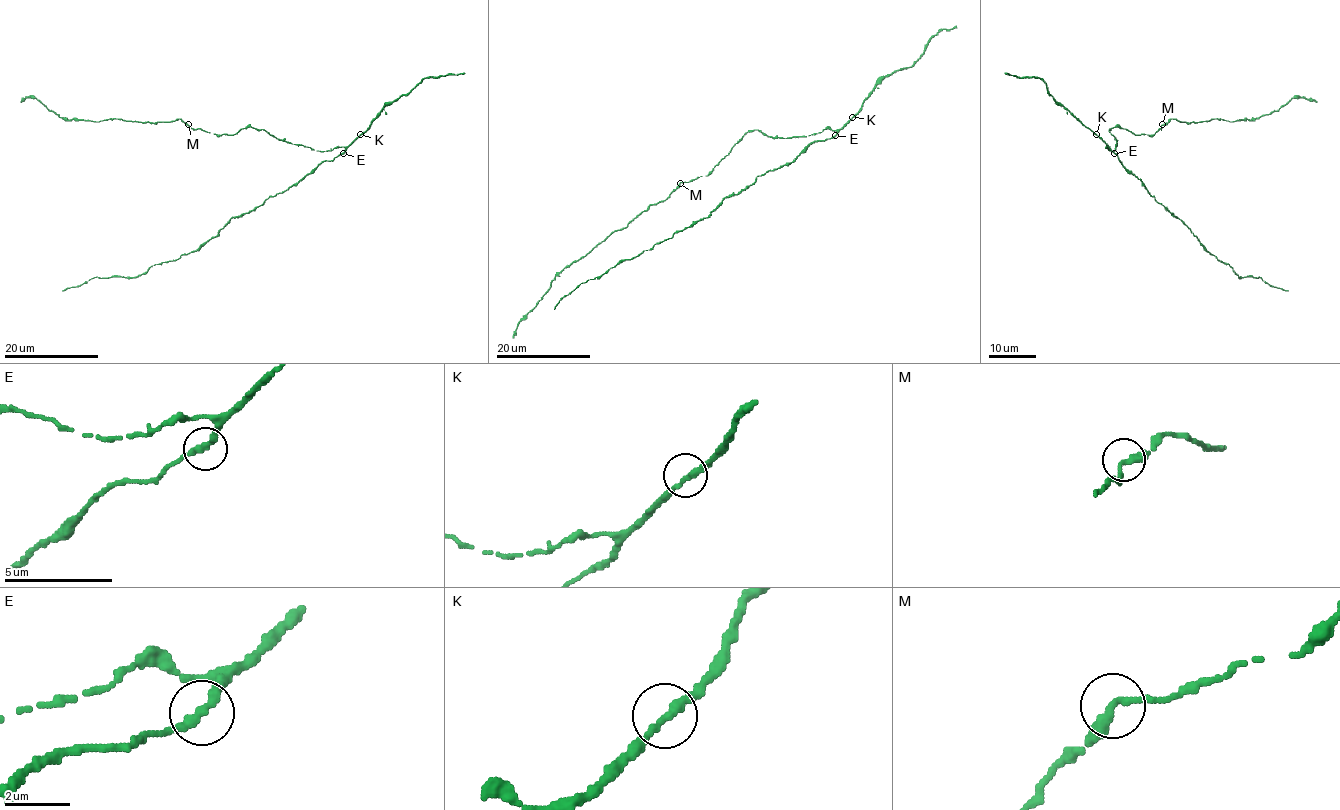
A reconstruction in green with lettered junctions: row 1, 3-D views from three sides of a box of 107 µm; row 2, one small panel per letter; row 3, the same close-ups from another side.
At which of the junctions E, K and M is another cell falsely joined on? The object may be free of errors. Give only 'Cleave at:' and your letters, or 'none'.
Cleave at: none

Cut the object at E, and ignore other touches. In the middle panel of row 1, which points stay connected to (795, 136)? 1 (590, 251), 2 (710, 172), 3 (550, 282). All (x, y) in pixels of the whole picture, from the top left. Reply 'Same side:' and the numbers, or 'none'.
Same side: 1, 2, 3

